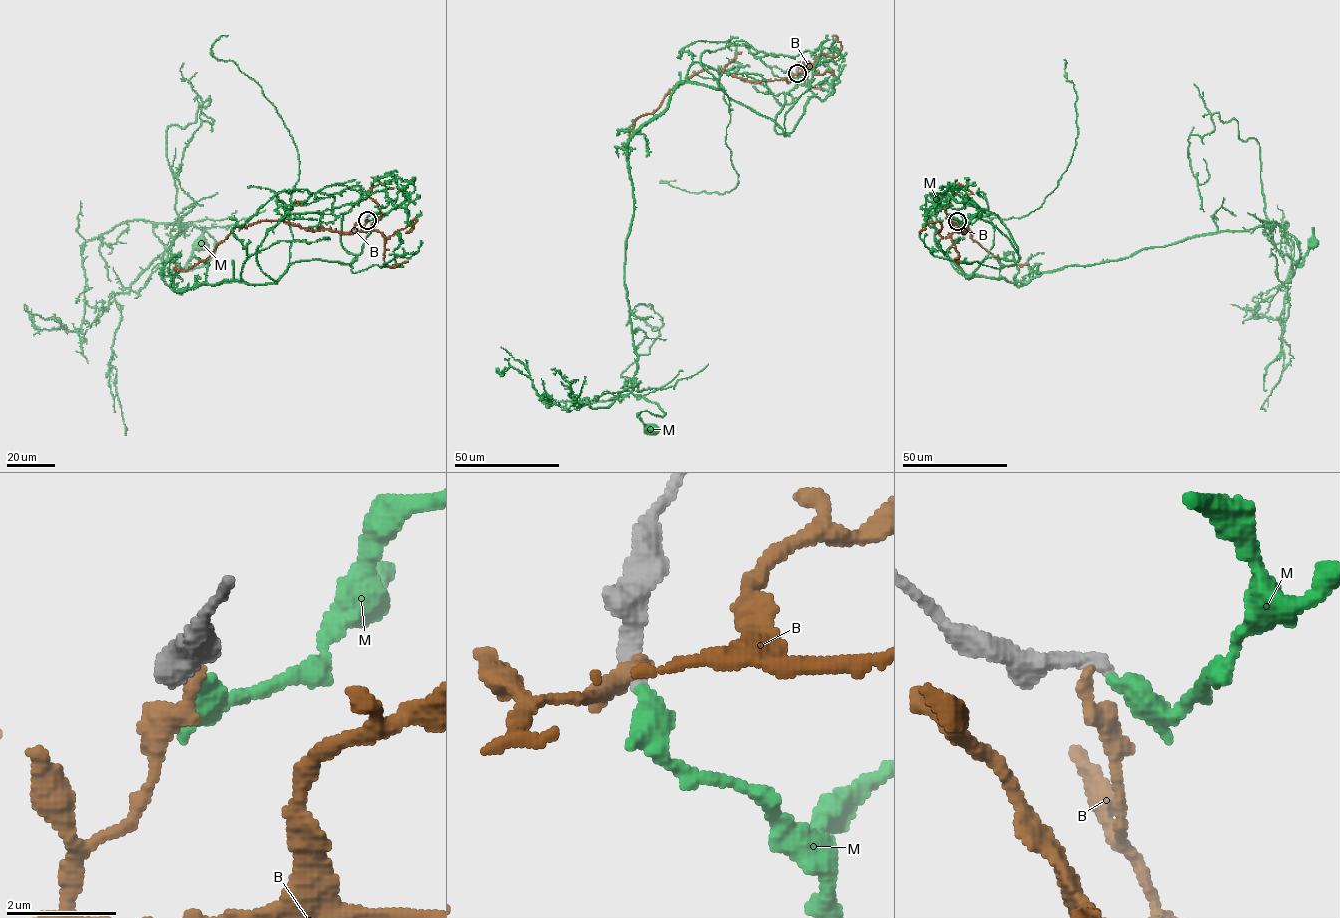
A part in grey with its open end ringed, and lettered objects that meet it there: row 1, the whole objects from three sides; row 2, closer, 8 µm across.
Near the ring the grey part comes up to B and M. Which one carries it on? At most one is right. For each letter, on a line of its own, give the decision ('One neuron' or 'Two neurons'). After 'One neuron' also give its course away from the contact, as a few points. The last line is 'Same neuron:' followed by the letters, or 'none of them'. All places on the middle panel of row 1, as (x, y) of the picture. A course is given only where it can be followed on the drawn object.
B: Two neurons
M: One neuron. Its course: (797, 73), (813, 95), (786, 135), (684, 82), (628, 141), (632, 392), (665, 413), (643, 411), (651, 427)
Same neuron: M

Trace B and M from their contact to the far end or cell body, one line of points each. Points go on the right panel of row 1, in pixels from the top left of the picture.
B: (956, 221), (964, 232), (952, 222), (966, 227), (971, 237), (1001, 265), (1029, 263)
M: (957, 221), (979, 216), (1019, 257), (966, 277), (1017, 285), (1276, 223), (1295, 263), (1311, 243)

